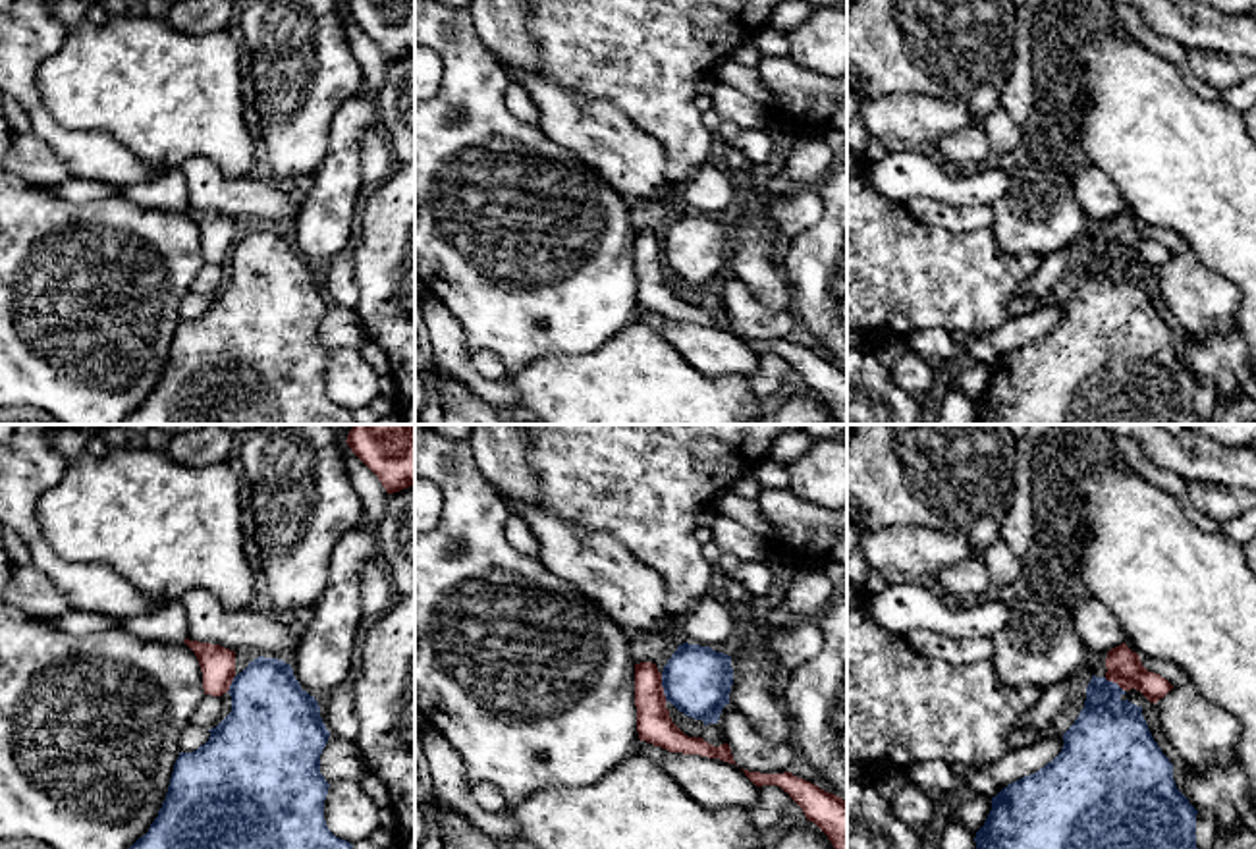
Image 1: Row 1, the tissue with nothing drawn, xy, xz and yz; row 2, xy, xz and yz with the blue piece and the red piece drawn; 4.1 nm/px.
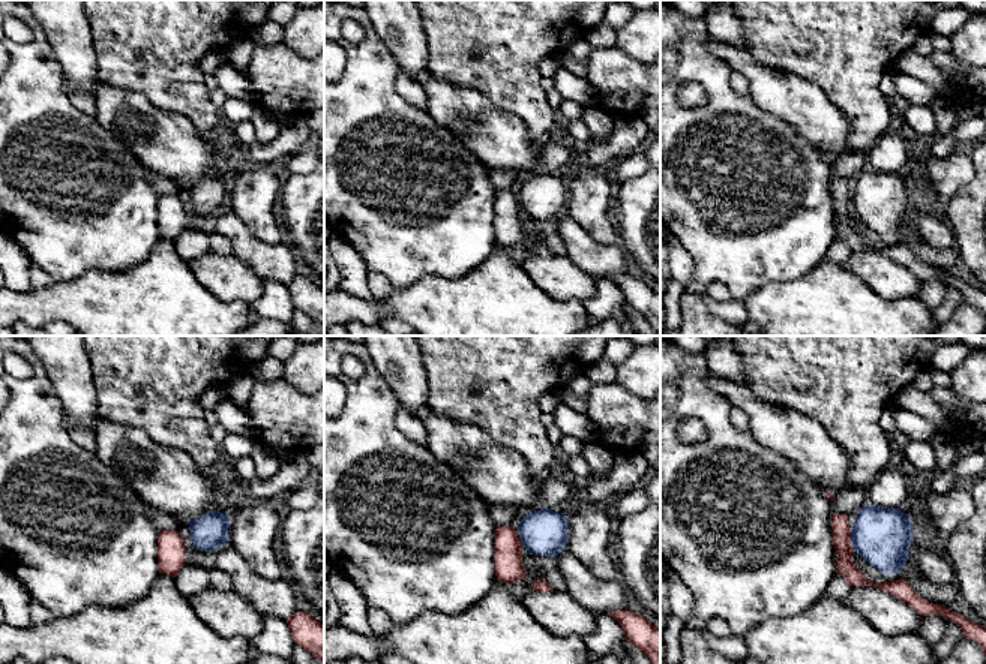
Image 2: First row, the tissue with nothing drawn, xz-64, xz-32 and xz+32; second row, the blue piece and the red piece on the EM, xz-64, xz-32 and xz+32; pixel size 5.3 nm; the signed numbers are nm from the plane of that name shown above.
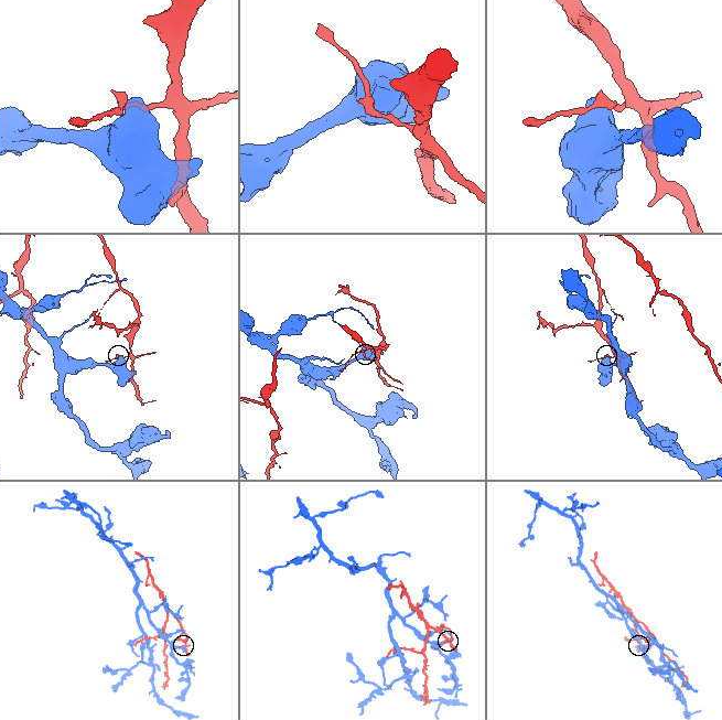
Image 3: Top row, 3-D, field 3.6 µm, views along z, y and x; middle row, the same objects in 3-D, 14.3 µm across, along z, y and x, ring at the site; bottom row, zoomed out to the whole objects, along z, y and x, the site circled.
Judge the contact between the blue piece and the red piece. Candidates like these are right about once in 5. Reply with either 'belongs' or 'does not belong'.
does not belong

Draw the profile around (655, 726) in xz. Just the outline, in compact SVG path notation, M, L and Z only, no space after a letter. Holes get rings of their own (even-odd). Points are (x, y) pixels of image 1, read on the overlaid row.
M635 664L635 706L639 739L669 753L700 754L735 764L727 743L714 747L702 737L685 735L669 718L656 664Z

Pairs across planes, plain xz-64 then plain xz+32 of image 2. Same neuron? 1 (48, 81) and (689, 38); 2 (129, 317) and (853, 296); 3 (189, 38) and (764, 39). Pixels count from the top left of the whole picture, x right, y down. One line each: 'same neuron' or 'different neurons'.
1: same neuron
2: same neuron
3: same neuron

